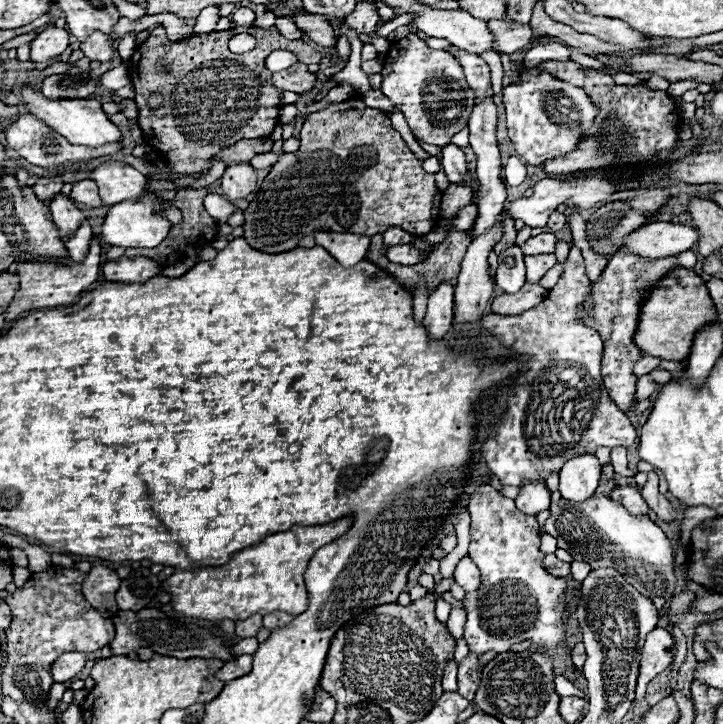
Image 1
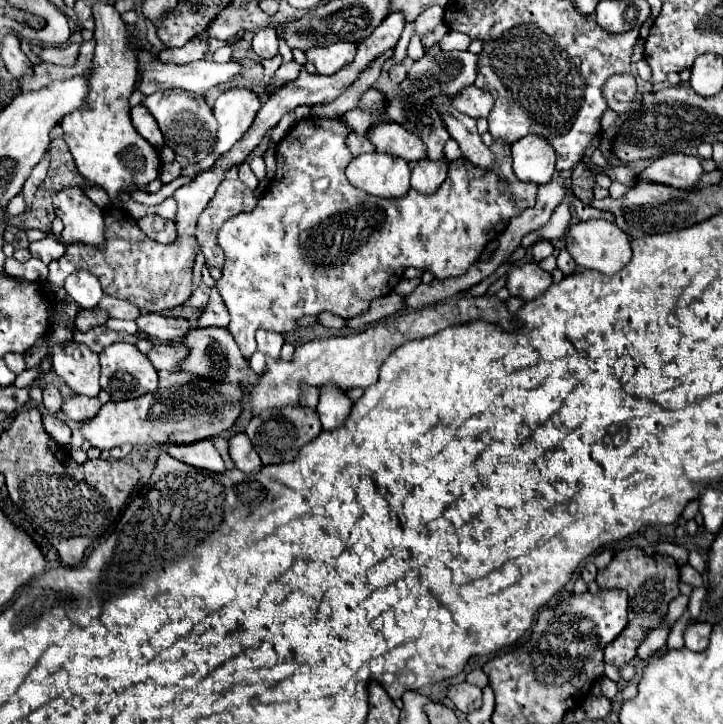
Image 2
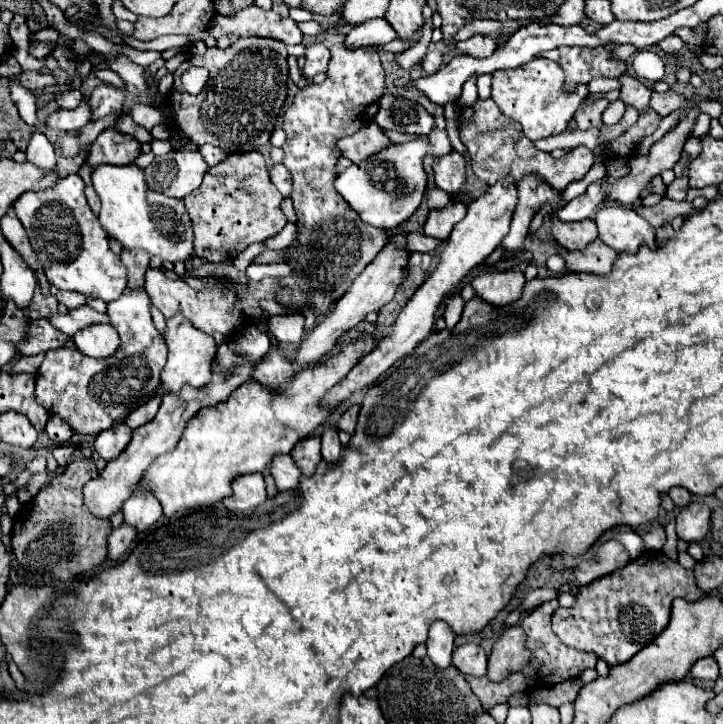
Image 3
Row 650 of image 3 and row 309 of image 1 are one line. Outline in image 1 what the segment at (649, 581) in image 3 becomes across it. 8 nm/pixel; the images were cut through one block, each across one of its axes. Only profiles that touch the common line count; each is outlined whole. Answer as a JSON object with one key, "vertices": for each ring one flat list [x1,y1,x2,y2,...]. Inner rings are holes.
{"vertices":[[618,250,602,278,592,286,592,296,584,306,584,312,590,312,592,316,586,320,586,324,592,324,602,340,604,340,604,358,602,358,602,378,608,394,618,404,620,410,630,410,634,406,634,394,636,394,636,376,632,376,634,362,642,356,642,352,634,346,634,330,638,324,638,314,644,298,648,296,650,288,672,268,676,268,678,262,652,262,650,258,634,256,626,250]]}

